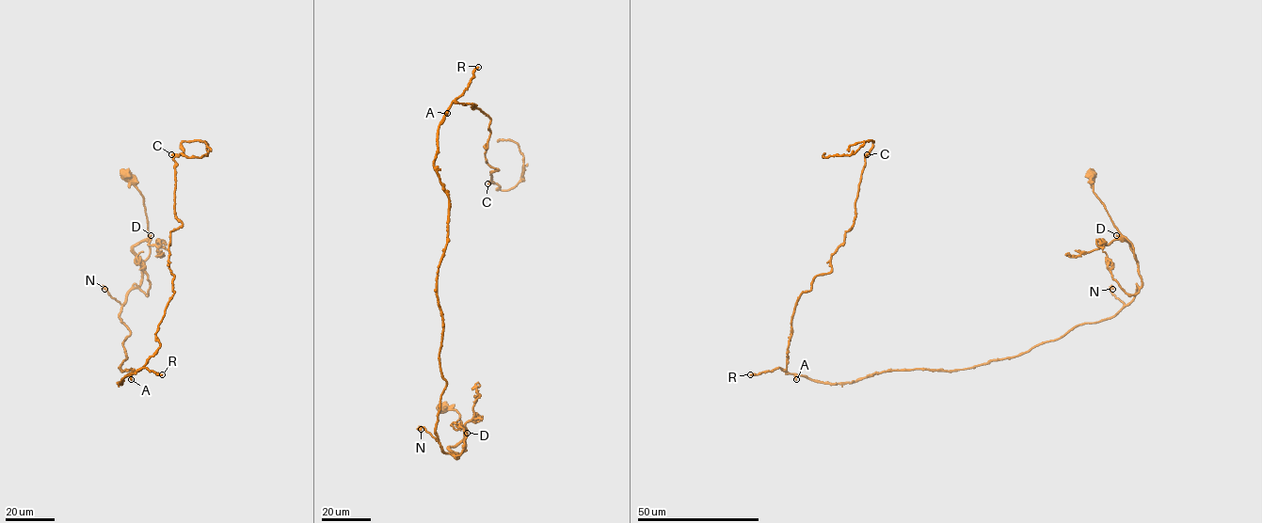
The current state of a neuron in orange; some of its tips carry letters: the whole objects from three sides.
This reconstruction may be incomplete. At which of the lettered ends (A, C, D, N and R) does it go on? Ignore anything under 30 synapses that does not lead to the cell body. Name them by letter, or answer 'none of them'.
D, R

